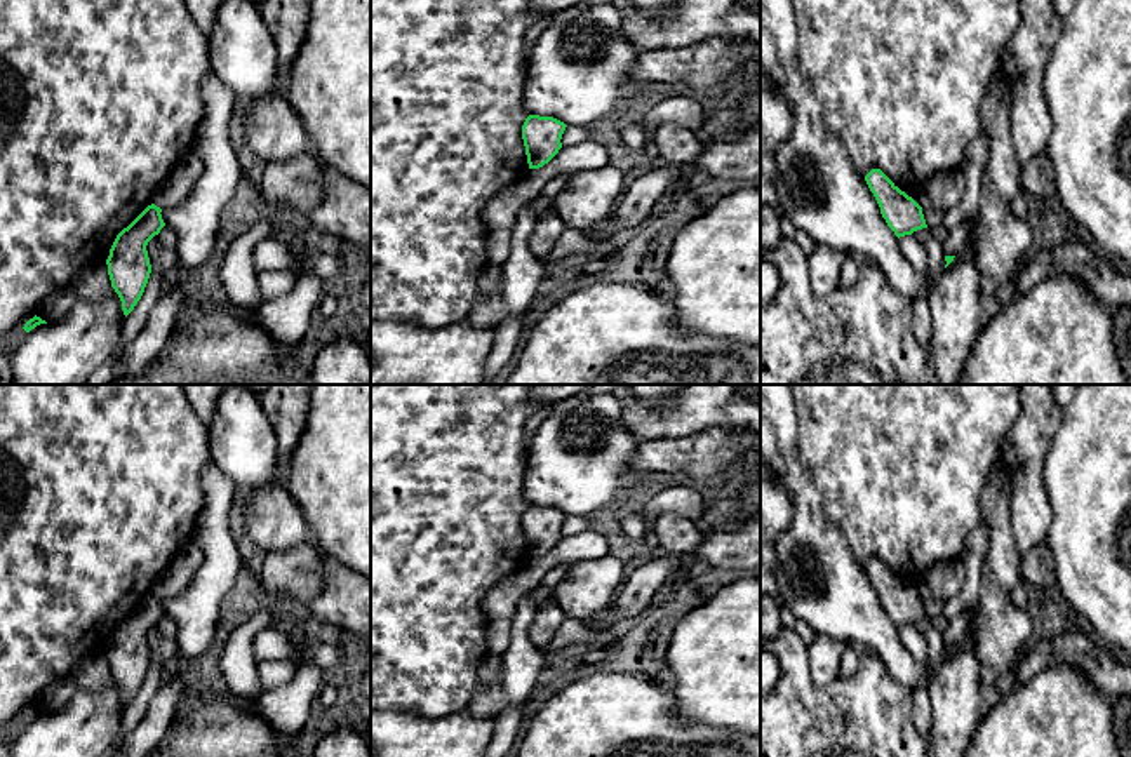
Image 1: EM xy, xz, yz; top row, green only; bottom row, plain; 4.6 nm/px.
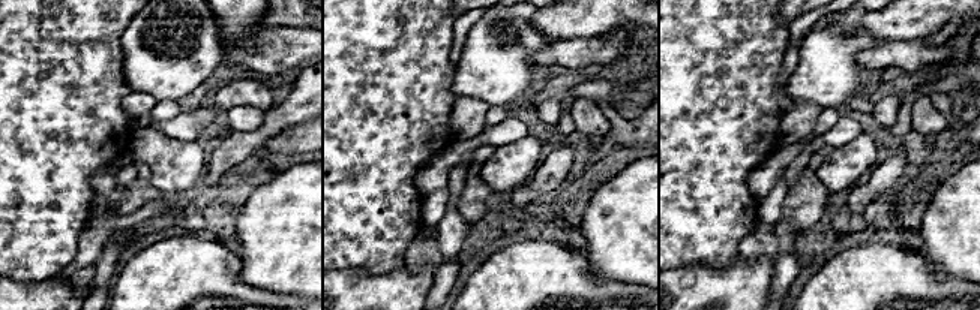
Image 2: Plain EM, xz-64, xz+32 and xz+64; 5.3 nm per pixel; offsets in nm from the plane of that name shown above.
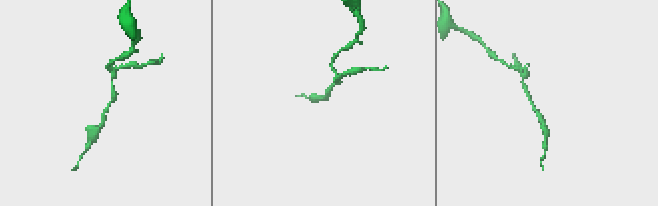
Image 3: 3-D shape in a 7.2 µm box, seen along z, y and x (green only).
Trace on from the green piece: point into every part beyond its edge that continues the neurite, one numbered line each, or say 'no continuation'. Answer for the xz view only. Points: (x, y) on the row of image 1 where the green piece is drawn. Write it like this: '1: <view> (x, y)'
no continuation

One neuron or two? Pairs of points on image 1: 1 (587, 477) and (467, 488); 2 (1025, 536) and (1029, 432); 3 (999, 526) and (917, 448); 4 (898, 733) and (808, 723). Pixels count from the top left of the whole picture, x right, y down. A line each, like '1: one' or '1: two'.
1: two
2: one
3: two
4: one

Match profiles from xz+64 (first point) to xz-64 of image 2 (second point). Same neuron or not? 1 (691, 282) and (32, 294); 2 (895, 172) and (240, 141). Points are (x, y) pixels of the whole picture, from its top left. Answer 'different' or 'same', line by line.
1: same
2: same

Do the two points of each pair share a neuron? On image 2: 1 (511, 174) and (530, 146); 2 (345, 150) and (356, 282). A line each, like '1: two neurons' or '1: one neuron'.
1: one neuron
2: two neurons

